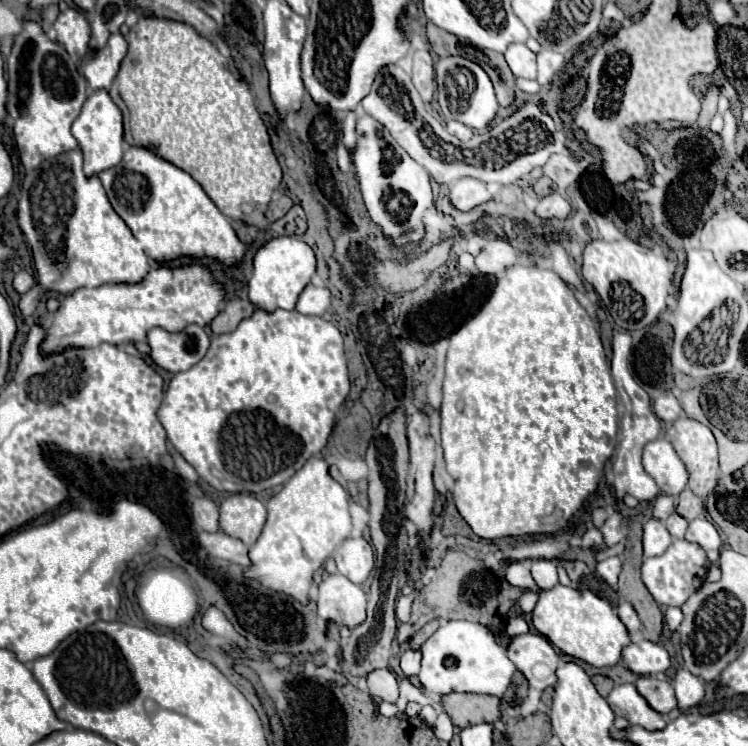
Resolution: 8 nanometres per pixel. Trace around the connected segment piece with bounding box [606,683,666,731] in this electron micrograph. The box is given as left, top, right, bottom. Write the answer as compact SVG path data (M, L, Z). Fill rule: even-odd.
M630 683L616 685L612 693L606 697L608 705L618 717L626 717L630 725L640 725L644 729L664 729L666 719L662 713L650 709L648 701L638 693L638 689Z

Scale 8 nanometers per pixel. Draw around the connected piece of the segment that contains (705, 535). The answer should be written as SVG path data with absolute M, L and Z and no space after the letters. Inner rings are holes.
M694 519L694 521L690 521L684 539L690 541L690 543L700 545L704 551L722 547L720 535L718 535L716 527L712 525L712 521L708 521L708 519Z

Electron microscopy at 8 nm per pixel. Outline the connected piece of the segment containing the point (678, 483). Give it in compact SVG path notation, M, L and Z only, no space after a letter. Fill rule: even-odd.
M664 437L650 441L642 453L644 471L656 481L662 493L678 495L688 483L688 471L676 455L672 443Z

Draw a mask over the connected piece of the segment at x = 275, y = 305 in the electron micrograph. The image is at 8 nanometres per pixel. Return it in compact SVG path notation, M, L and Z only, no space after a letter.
M282 235L272 237L264 243L256 257L254 257L254 273L248 281L250 301L260 309L274 311L274 309L294 309L298 295L310 283L310 277L316 271L316 257L312 247L296 235Z

